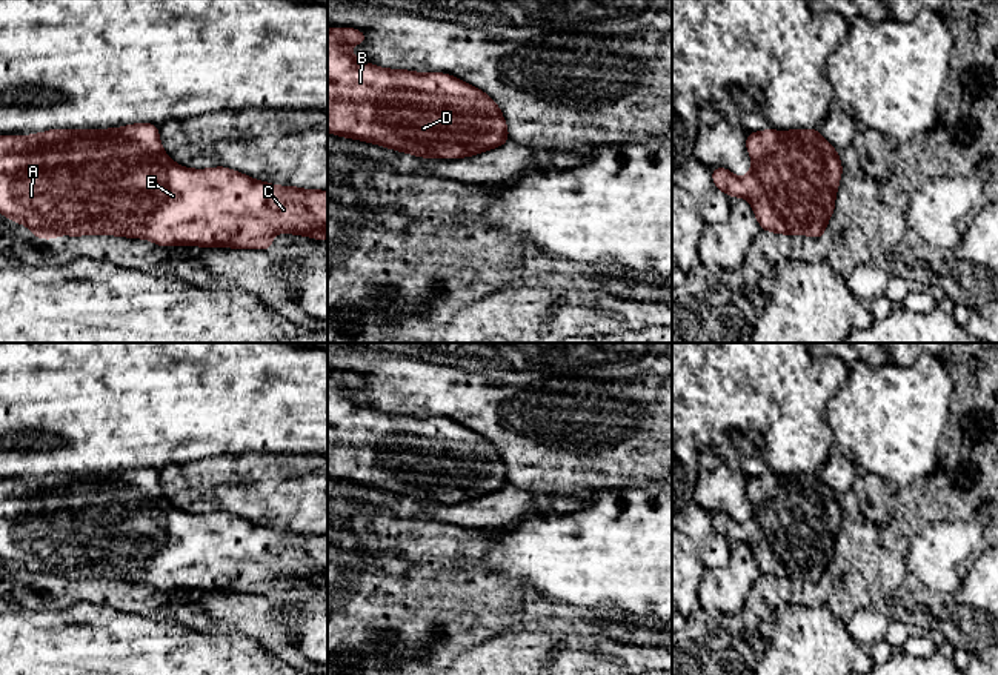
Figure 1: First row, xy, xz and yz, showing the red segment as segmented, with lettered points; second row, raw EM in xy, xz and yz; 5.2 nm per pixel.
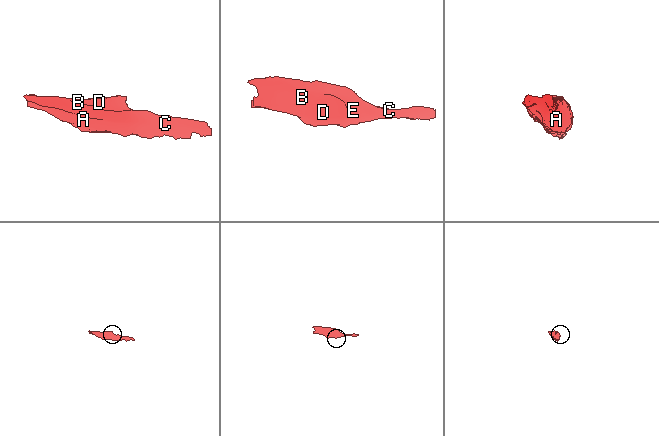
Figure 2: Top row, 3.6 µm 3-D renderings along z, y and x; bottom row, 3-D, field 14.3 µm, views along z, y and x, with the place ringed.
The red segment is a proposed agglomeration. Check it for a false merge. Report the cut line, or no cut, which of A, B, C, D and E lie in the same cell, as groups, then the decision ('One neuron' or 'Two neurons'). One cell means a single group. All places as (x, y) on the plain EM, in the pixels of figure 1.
No split. Groups: A B C D E. One neuron

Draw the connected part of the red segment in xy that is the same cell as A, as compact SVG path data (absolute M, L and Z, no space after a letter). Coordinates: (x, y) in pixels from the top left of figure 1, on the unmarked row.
M137 467L114 474L51 474L26 481L0 480L0 558L46 584L62 578L103 578L146 583L158 590L263 595L272 590L278 577L328 584L328 535L275 530L223 510L183 512L166 500L158 474L151 467Z

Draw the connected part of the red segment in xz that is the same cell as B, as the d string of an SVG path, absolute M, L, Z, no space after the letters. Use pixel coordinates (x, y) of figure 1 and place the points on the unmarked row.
M328 372L328 429L332 432L328 440L328 477L426 503L477 500L509 484L504 461L486 437L443 417L384 414L360 406L349 392L361 389L366 383L366 378L354 372Z

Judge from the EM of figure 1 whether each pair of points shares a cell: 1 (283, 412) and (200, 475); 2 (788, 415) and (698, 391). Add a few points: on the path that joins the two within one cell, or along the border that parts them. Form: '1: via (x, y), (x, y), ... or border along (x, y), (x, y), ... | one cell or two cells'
1: border along (211, 457), (176, 465) | two cells
2: via (766, 408), (749, 391), (720, 391) | one cell

